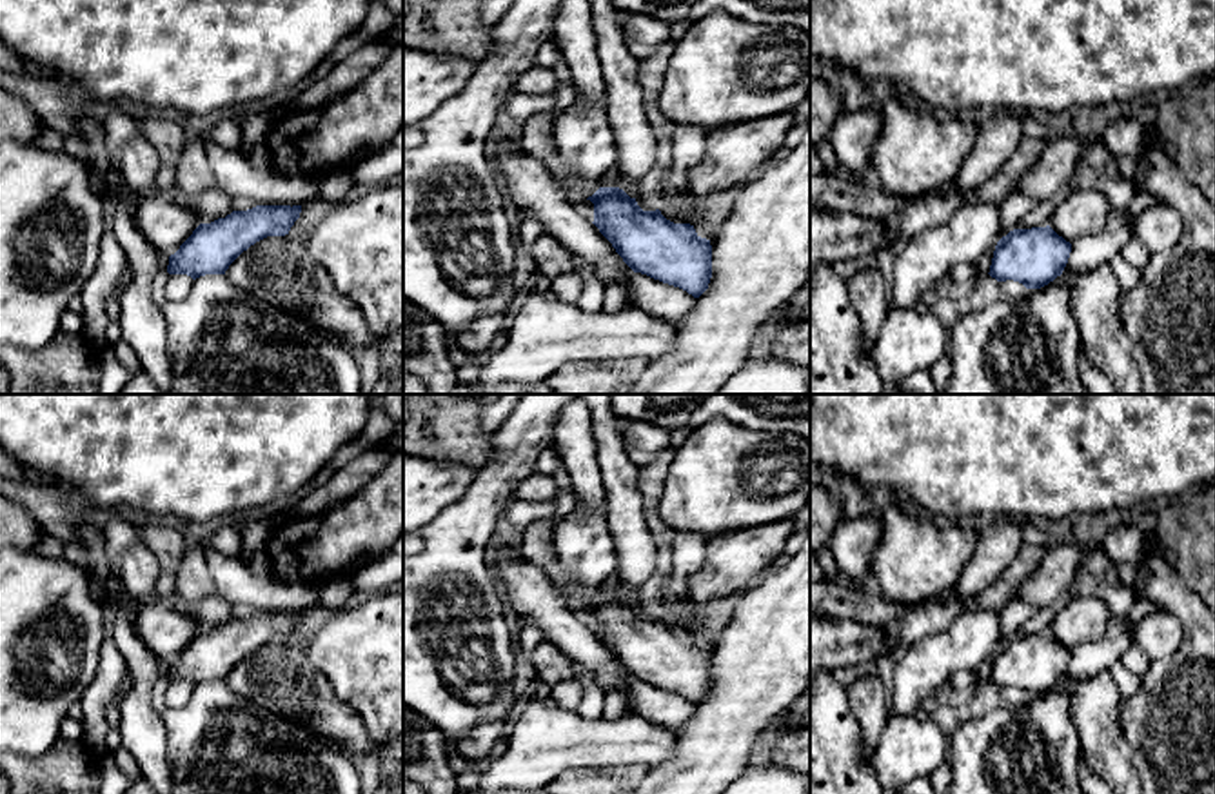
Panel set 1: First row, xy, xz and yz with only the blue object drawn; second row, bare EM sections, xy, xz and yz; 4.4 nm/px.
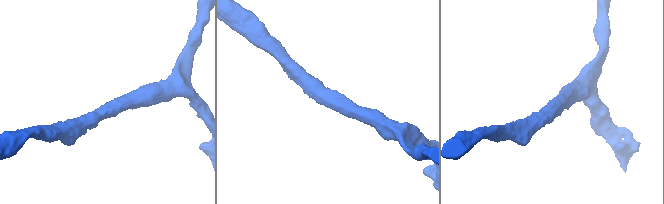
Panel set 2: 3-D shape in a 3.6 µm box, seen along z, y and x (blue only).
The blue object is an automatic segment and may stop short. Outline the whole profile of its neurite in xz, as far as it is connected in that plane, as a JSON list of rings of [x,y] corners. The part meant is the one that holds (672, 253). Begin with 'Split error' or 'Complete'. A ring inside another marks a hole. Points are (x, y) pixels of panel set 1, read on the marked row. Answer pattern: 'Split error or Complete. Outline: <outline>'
Split error. Outline: [[[490,142],[490,156],[498,174],[507,180],[512,196],[512,209],[523,211],[528,218],[545,227],[545,234],[556,238],[579,262],[592,265],[605,285],[619,282],[628,294],[630,273],[641,273],[663,283],[679,287],[699,298],[712,278],[712,245],[701,238],[694,225],[674,223],[659,209],[643,211],[636,198],[630,198],[619,187],[599,187],[590,200],[594,203],[594,220],[583,218],[576,203],[567,196],[563,184],[547,169],[547,165],[516,142]]]

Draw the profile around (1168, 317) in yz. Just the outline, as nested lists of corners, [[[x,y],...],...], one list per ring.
[[[1155,140],[1135,160],[1135,189],[1182,216],[1177,245],[1151,254],[1139,283],[1119,296],[1121,325],[1131,342],[1142,394],[1215,394],[1215,205],[1182,174],[1164,140]]]

